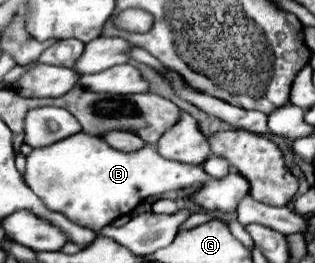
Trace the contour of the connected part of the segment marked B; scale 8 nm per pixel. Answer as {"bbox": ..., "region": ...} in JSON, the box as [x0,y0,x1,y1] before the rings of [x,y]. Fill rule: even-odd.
{"bbox":[24,132,248,230],"region":[[[84,132],[68,136],[52,146],[32,150],[26,158],[24,182],[50,210],[94,230],[130,214],[146,198],[168,190],[202,186],[192,196],[196,206],[222,214],[234,212],[236,204],[244,198],[244,192],[248,192],[248,180],[240,174],[228,174],[222,180],[214,180],[202,170],[202,166],[164,159],[158,154],[156,144],[146,144],[138,152],[124,153],[110,147],[102,138]]]}

